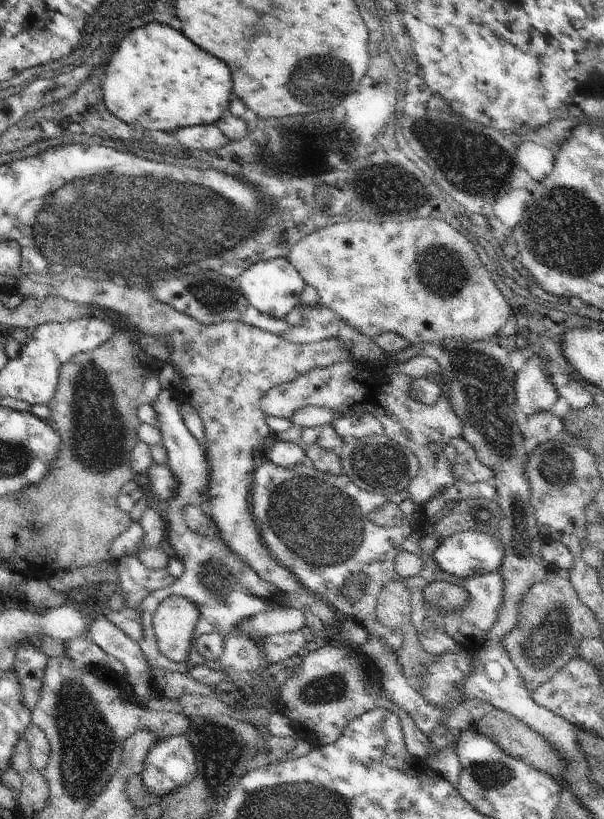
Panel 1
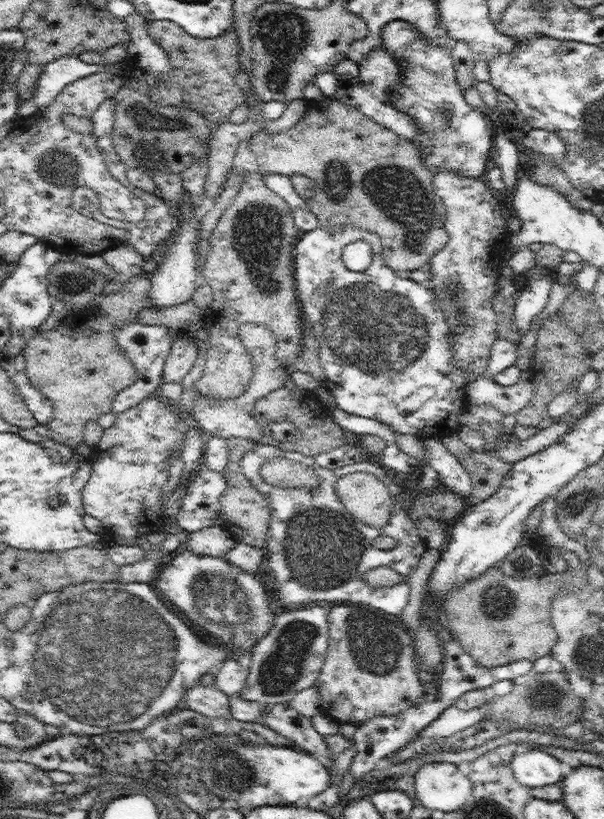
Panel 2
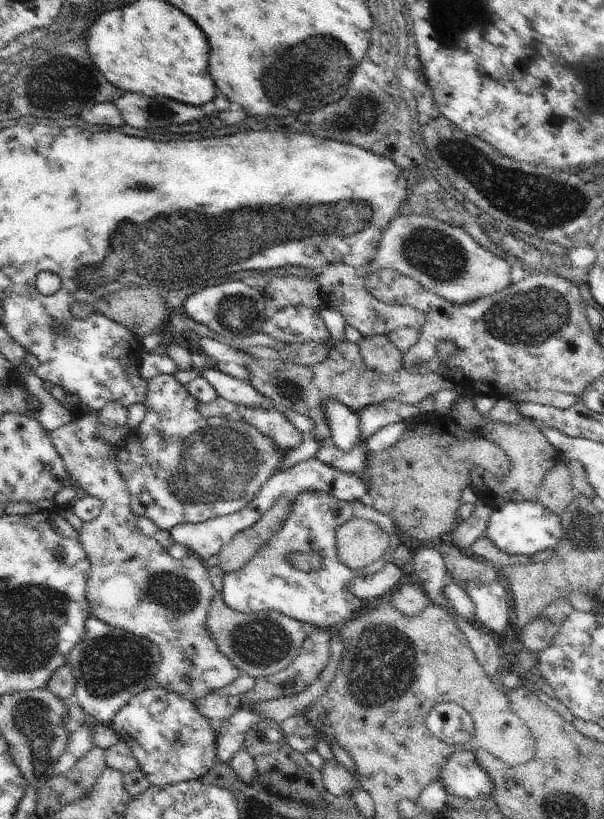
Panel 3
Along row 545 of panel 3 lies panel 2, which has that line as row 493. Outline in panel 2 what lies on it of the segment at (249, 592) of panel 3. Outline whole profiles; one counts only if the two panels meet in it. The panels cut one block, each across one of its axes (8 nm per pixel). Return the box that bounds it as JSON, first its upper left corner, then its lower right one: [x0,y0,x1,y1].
[239,444,427,615]

